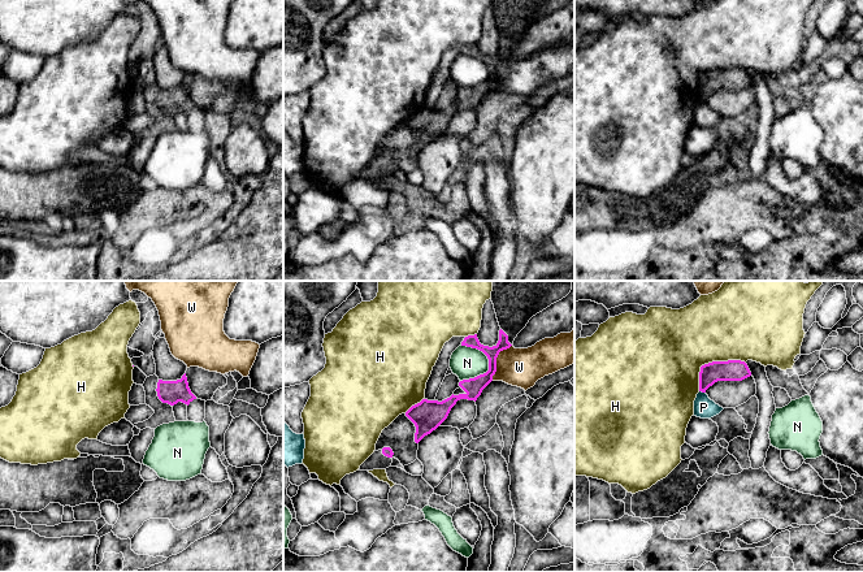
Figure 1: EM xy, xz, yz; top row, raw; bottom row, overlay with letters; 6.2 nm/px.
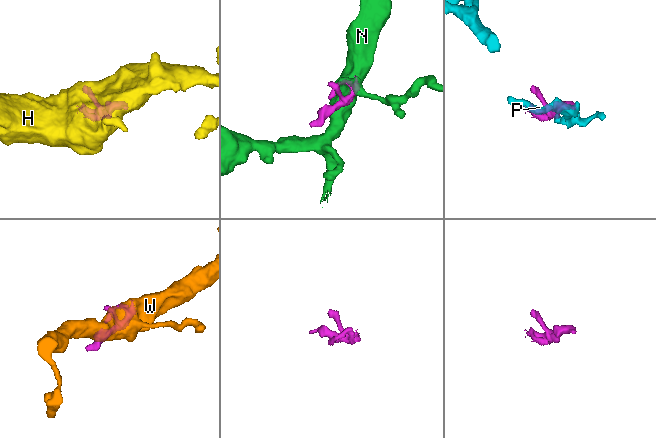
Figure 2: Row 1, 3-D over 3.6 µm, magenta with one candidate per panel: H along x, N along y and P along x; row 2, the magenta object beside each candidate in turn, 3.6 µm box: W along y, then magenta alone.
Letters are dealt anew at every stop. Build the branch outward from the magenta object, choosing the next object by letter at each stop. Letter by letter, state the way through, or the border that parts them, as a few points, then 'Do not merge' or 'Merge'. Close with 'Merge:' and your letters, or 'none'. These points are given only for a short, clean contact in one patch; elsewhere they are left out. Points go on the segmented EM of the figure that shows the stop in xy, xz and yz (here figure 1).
H: Do not merge
N: Do not merge
P: Boundary: yz (699, 390), (705, 393). Do not merge
W: Do not merge
Merge: none

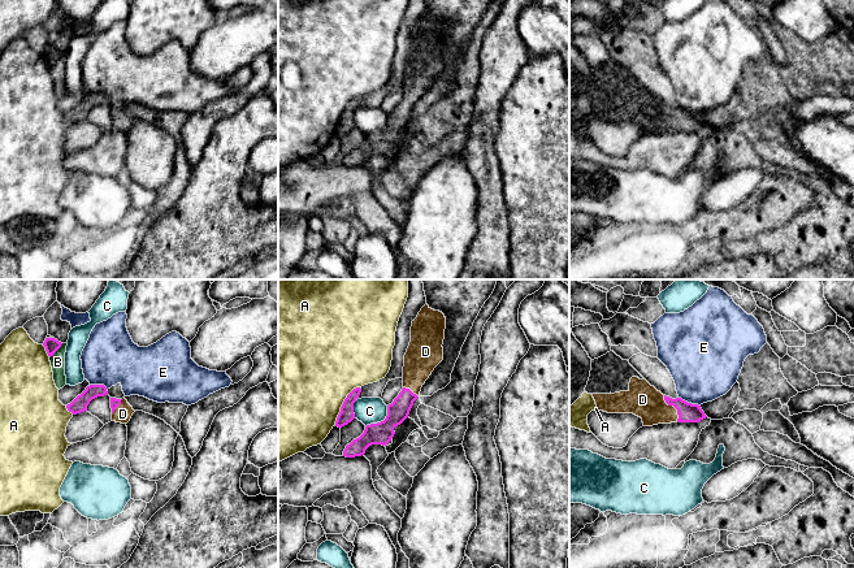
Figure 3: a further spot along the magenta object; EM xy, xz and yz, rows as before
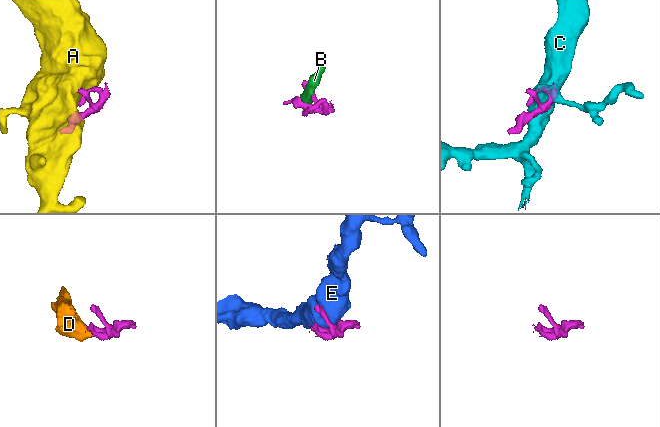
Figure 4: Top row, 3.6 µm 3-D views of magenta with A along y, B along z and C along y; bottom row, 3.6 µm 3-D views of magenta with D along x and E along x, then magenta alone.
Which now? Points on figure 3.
A: Do not merge
B: Boundary: xy (63, 343), (50, 358). Do not merge
C: Do not merge
D: Path across: yz (688, 412), (683, 412), (673, 406), (651, 406), (642, 399). Merge
E: Do not merge
Merge: D

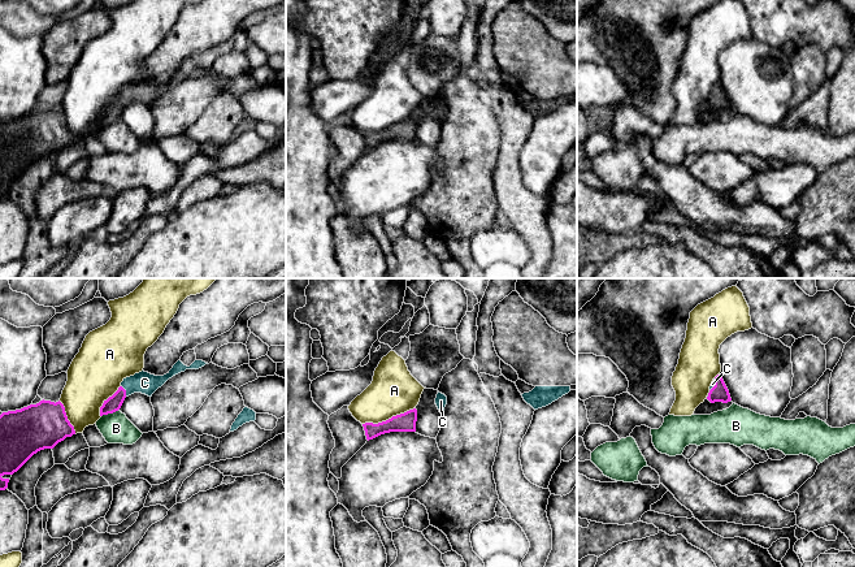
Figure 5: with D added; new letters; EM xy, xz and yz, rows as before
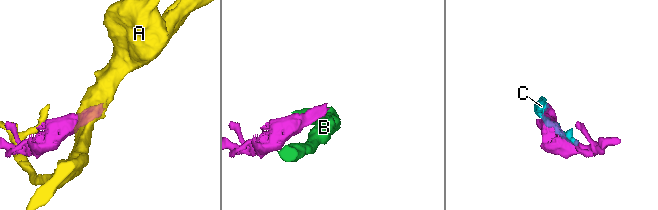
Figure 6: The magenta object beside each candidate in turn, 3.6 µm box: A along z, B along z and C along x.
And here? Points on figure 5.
A: Do not merge
B: Boundary: xy (118, 408), (102, 416). Do not merge
C: Path across: xy (113, 403), (125, 390), (133, 384), (144, 382). Merge
Merge: C

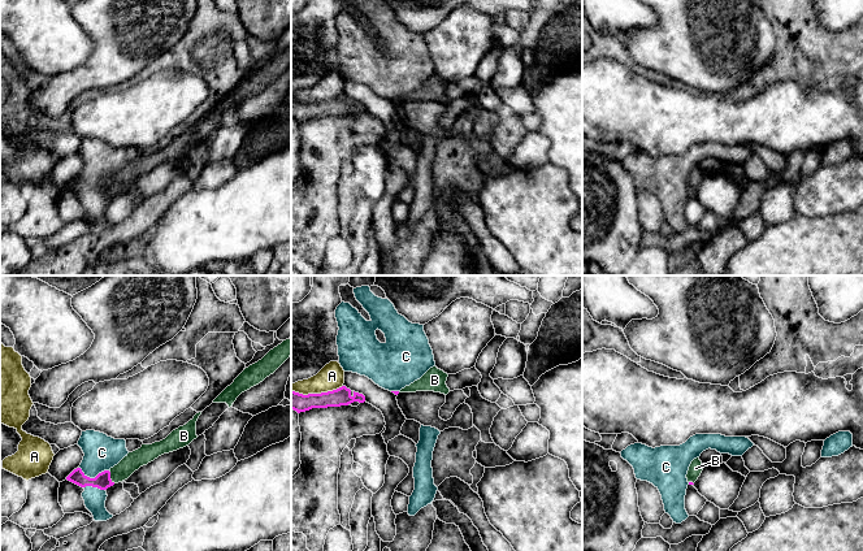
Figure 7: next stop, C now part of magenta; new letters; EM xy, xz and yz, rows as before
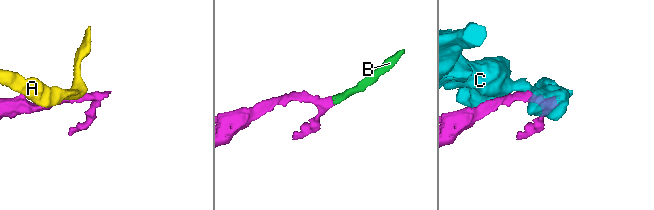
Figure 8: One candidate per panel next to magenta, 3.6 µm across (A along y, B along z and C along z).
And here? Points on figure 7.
A: Boundary: xz (342, 385), (320, 393), (299, 394), (291, 391). Do not merge
B: Path across: xy (102, 481), (109, 477), (142, 456). Merge
C: Boundary: xy (79, 467), (90, 477), (95, 477), (108, 469). Do not merge
Merge: B

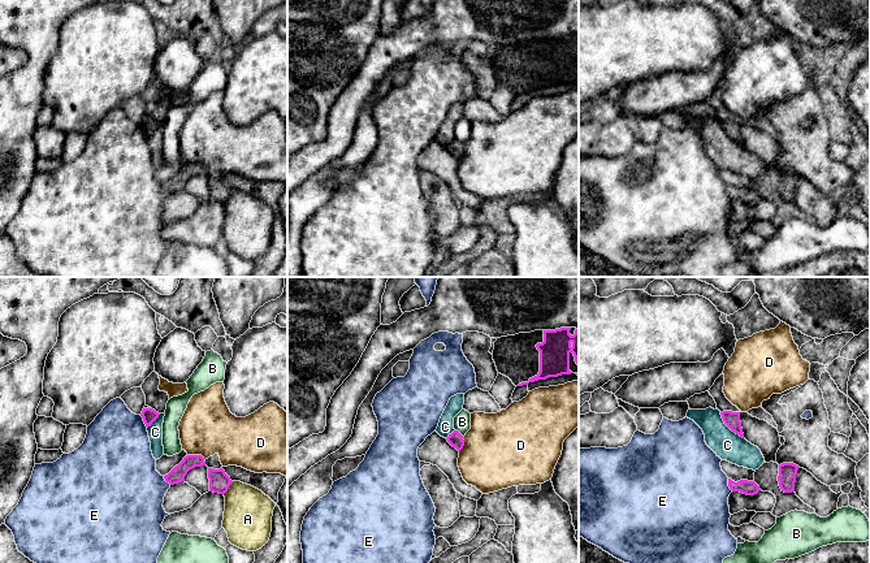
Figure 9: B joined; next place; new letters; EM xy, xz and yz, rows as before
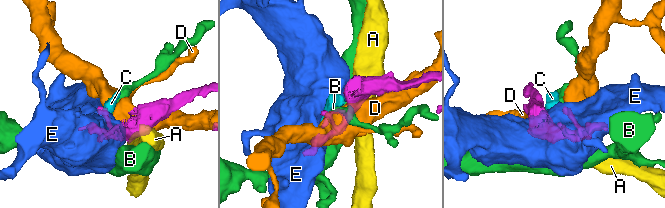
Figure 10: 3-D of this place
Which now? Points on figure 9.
A: Do not merge
B: Do not merge
C: Boundary: yz (719, 412), (723, 421), (743, 438). Do not merge
D: Do not merge
E: Do not merge
Merge: none

